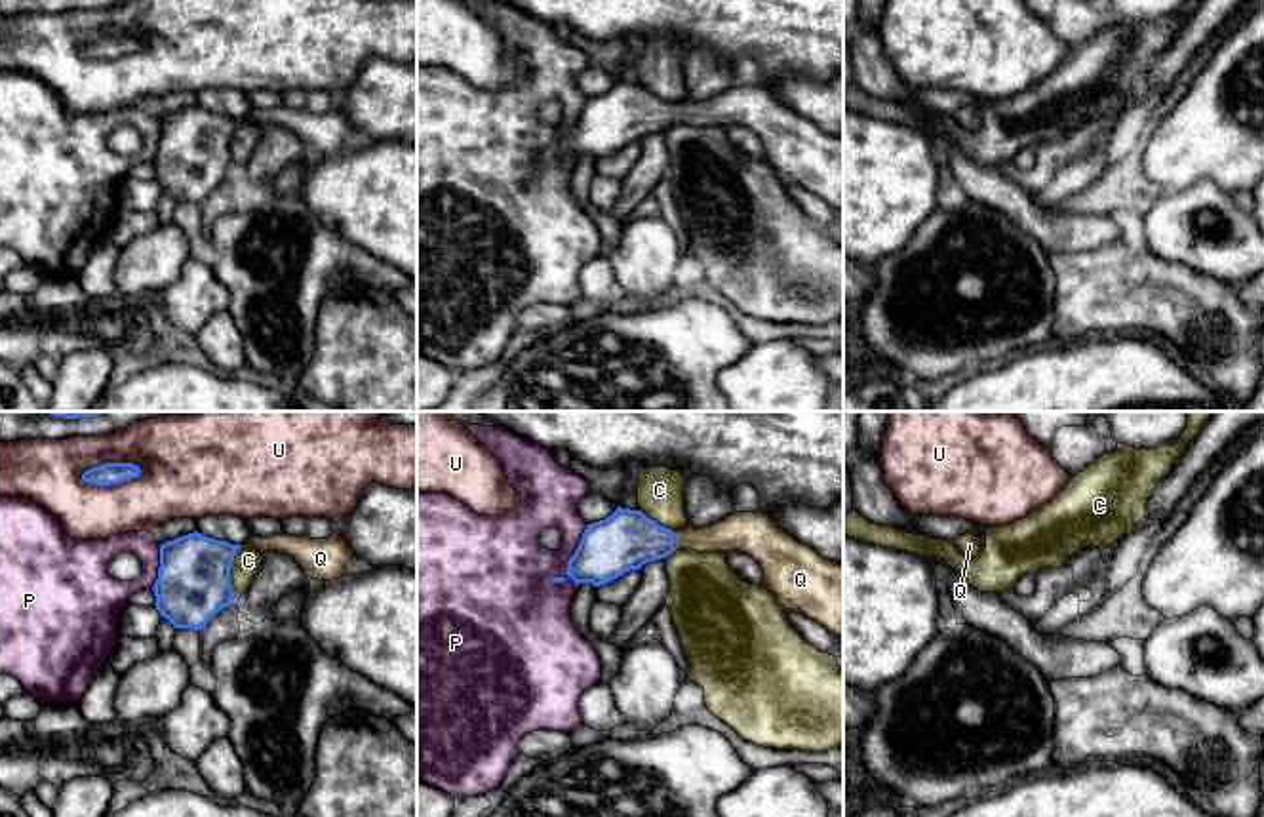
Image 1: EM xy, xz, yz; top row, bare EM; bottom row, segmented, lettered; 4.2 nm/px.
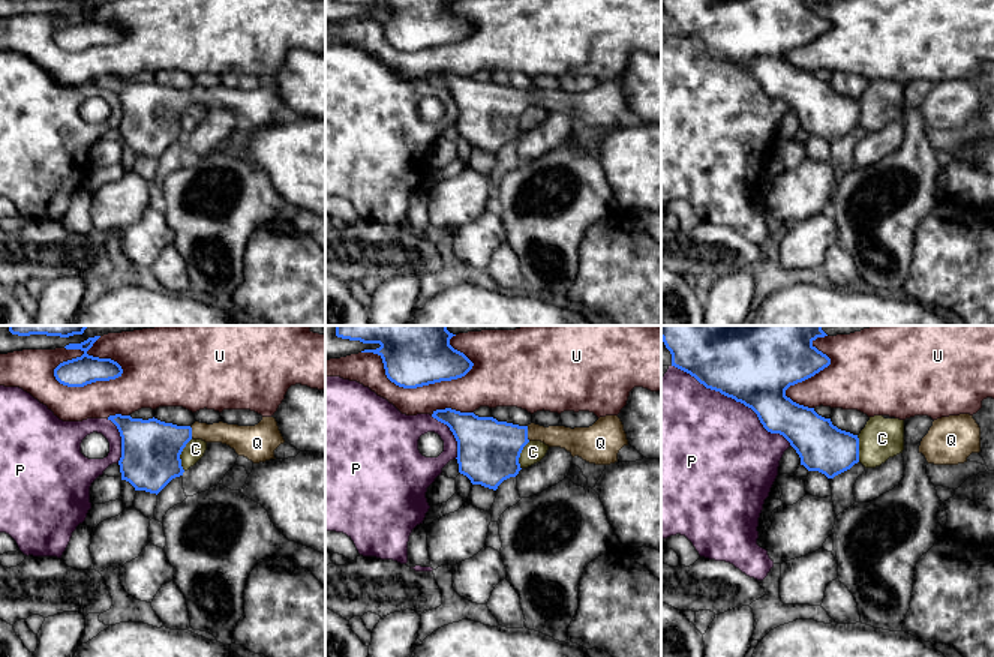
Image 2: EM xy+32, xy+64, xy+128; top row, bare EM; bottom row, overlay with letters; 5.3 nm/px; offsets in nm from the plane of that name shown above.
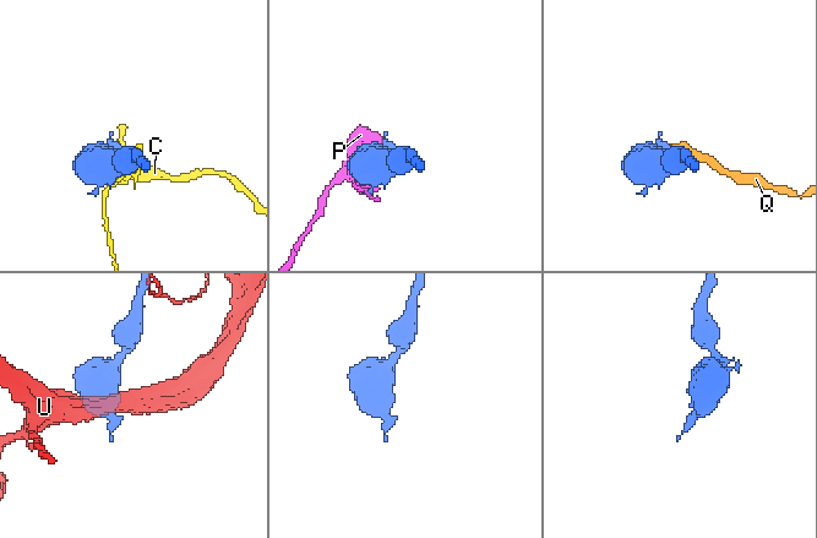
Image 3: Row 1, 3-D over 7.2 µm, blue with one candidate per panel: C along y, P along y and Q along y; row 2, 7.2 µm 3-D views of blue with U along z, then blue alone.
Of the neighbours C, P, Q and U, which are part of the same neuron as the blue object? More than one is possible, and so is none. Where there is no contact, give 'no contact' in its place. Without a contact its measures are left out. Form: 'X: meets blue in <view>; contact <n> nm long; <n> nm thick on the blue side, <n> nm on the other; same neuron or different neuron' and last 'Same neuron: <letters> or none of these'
C: meets blue in xy; contact 220 nm long; 300 nm thick on the blue side, 110 nm on the other; different neuron
P: meets blue in xz; contact 300 nm long; 240 nm thick on the blue side, 320 nm on the other; different neuron
Q: meets blue in xz; contact 80 nm long; 260 nm thick on the blue side, 140 nm on the other; same neuron
U: meets blue in xy; contact 260 nm long; 100 nm thick on the blue side, 280 nm on the other; different neuron
Same neuron: Q

